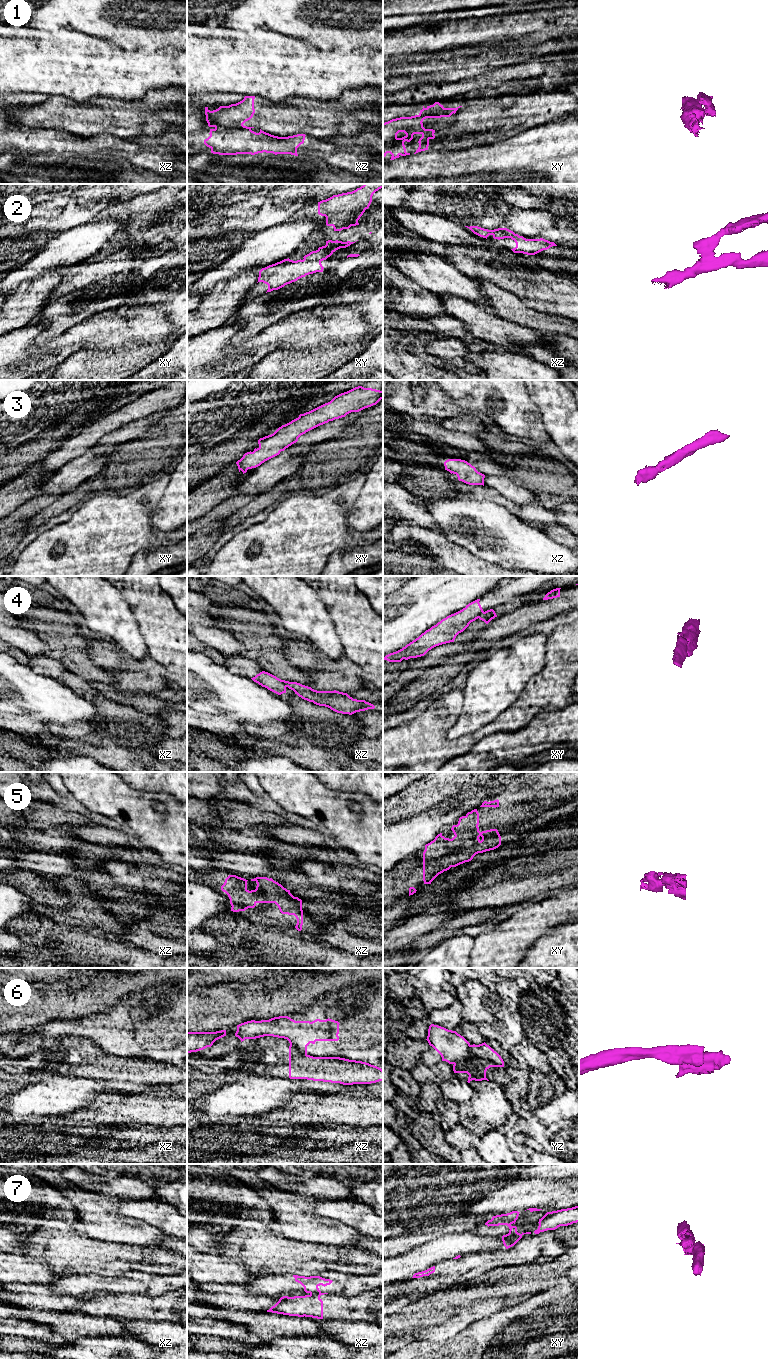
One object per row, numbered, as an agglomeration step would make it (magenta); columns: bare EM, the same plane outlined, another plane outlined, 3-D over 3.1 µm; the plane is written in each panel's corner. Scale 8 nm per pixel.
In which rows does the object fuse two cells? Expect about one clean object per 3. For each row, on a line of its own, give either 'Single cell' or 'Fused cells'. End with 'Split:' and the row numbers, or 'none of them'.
1: Fused cells
2: Single cell
3: Single cell
4: Fused cells
5: Single cell
6: Fused cells
7: Fused cells
Split: 1, 4, 6, 7

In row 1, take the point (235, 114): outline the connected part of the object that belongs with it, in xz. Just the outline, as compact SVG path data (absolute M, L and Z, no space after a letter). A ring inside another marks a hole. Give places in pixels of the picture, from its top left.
M245 96L242 101L236 104L220 106L213 111L205 107L208 126L218 130L234 125L243 125L246 121L250 120L255 113L254 99L255 96Z

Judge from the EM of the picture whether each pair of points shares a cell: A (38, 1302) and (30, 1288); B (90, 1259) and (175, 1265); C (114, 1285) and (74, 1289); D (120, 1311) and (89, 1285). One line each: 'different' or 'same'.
A: same
B: same
C: same
D: different

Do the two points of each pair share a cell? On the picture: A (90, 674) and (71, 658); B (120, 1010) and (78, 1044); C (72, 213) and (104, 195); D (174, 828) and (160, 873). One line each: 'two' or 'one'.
A: one
B: two
C: one
D: two

